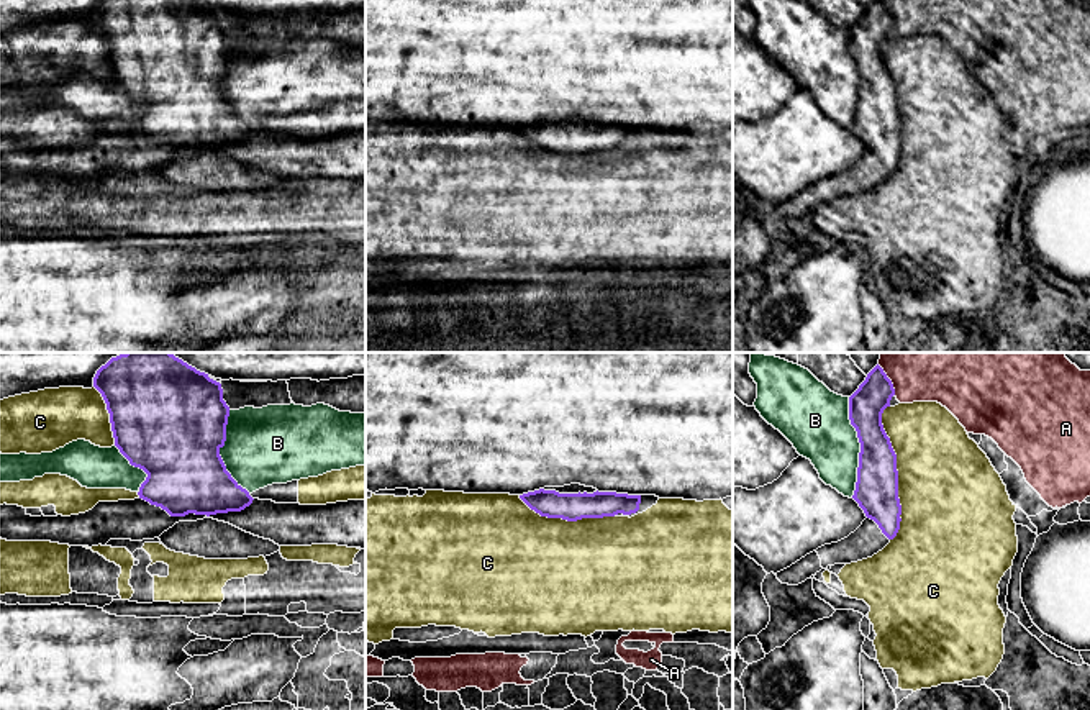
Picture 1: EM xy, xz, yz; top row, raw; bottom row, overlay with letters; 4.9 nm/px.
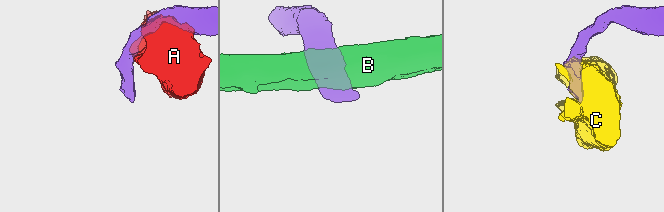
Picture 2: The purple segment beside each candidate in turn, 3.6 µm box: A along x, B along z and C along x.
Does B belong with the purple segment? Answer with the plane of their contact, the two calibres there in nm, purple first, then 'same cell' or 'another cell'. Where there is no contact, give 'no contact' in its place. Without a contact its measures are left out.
yz | 200/320 nm | another cell

